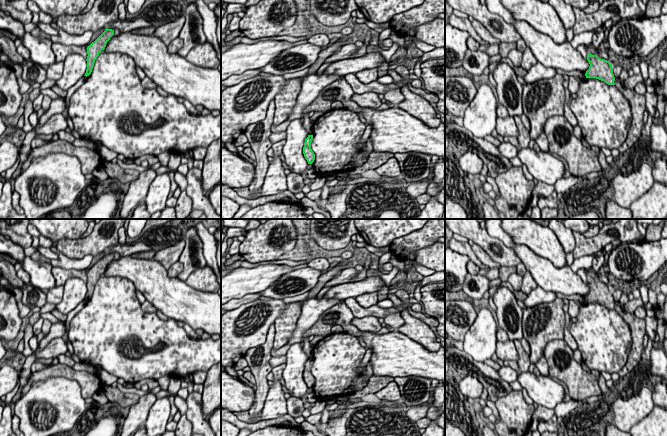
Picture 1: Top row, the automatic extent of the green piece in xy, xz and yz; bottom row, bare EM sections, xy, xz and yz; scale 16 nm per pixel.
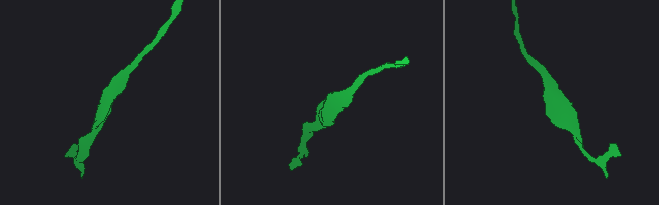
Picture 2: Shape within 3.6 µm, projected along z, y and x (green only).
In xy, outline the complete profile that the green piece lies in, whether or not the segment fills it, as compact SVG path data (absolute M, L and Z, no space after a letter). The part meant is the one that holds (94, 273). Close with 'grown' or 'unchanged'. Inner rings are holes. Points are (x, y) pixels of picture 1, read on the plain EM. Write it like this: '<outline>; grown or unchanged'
M105 253L105 255L87 271L87 293L84 300L89 300L94 291L95 284L102 274L105 273L107 266L114 259L114 254Z; unchanged

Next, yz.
M588 276L587 284L590 288L586 295L586 302L596 302L604 305L608 309L615 309L615 301L612 294L612 289L609 285L599 282L597 279L592 279Z; unchanged

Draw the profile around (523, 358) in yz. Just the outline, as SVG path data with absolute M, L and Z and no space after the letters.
M514 340L514 344L515 344L516 350L518 352L519 370L520 370L520 372L527 372L529 370L529 366L530 366L529 355L523 349L520 340Z

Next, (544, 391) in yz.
M520 372L517 381L525 388L528 396L537 404L548 409L555 409L558 403L564 402L565 391L561 384L550 376L536 376L534 373Z

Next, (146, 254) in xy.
M144 251L132 254L131 257L139 259L153 259L156 251Z

